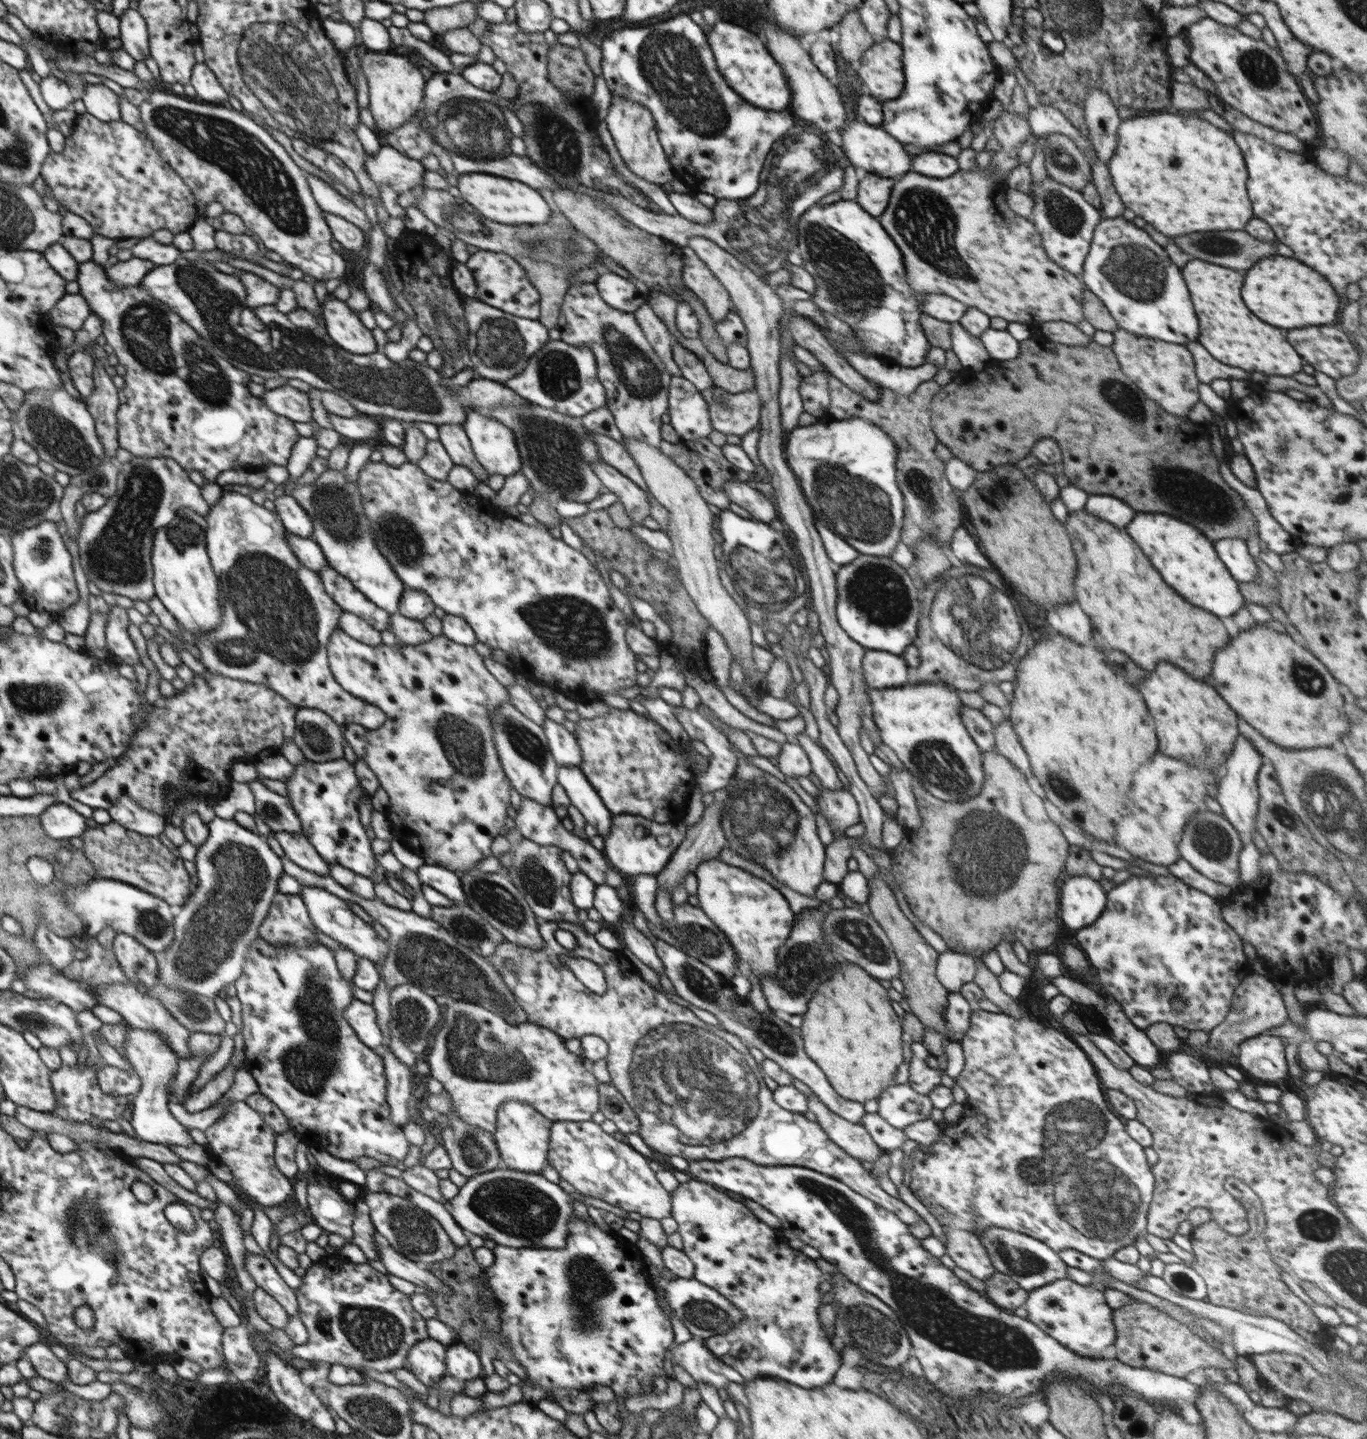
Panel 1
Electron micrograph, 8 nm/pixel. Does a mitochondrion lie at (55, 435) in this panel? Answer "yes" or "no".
yes

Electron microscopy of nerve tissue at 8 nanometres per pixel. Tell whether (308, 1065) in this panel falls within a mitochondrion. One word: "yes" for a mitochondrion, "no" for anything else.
yes

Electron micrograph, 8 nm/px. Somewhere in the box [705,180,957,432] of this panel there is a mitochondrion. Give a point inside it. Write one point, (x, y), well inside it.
(855, 286)

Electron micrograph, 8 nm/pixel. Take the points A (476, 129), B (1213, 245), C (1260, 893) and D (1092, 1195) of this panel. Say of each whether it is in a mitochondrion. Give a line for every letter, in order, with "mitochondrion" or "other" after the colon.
A: mitochondrion
B: mitochondrion
C: other
D: mitochondrion

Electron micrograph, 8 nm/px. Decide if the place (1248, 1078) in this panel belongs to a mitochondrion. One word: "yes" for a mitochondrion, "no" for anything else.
no

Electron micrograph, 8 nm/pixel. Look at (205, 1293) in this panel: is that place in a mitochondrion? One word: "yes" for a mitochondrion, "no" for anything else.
no

